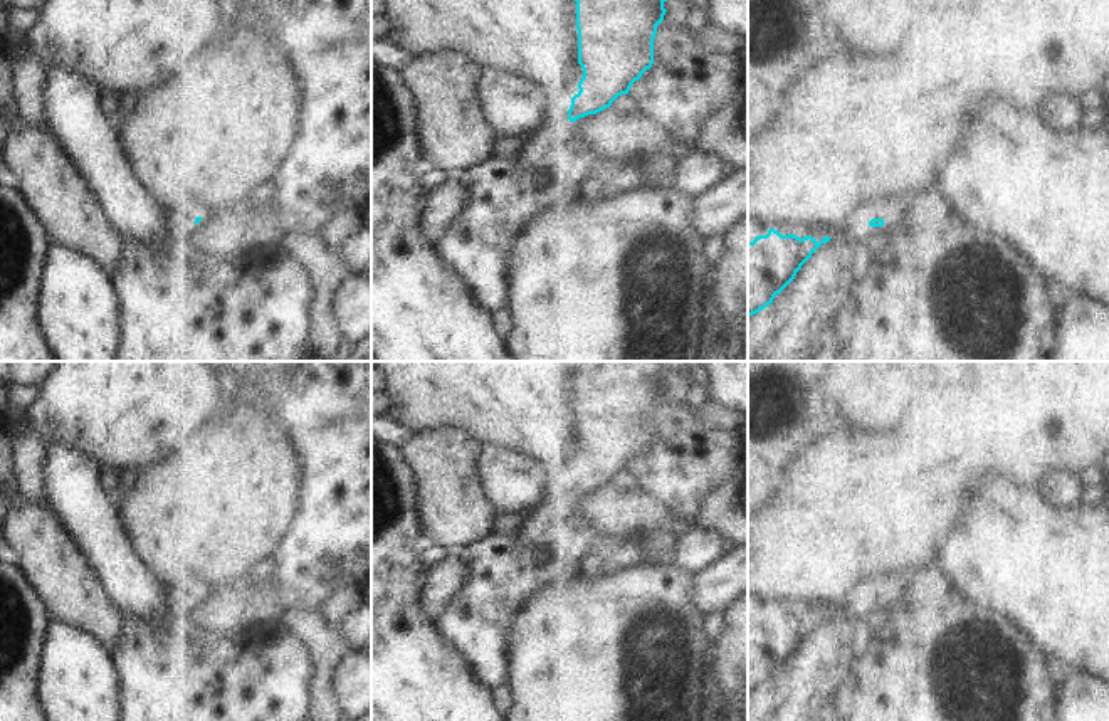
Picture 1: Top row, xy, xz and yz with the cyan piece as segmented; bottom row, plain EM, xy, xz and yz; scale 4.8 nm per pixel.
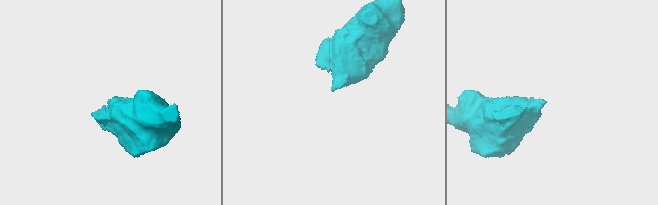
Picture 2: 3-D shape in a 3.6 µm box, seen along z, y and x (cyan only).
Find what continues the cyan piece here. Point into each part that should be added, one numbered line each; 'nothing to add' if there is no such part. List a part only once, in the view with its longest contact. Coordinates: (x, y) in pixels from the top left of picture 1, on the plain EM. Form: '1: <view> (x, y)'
1: yz (913, 592)

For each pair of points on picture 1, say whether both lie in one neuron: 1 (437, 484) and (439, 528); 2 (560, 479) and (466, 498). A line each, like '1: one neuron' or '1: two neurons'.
1: one neuron
2: two neurons

